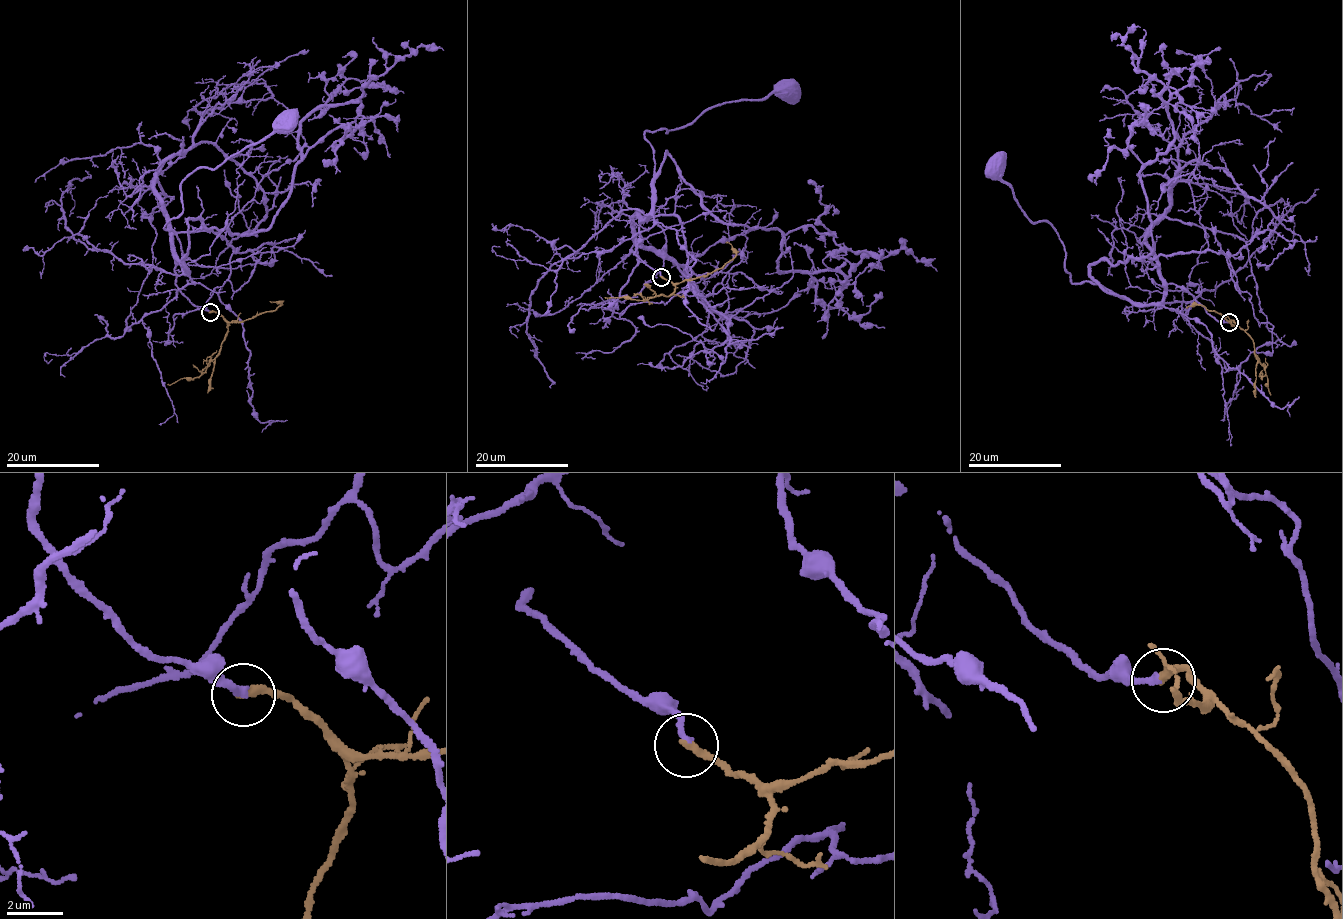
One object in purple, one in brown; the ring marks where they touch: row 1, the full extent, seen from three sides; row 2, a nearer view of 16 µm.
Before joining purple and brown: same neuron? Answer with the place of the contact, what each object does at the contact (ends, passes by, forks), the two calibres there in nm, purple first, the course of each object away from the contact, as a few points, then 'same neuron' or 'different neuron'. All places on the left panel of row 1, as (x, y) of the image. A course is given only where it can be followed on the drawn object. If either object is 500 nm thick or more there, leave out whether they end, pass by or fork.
(210, 312) | purple ends | brown ends | 240/280 nm | purple via (210, 312), (176, 284), (173, 252), (186, 270), (177, 235), (163, 227), (182, 212), (187, 177), (287, 122) | brown via (210, 312), (218, 312), (227, 323), (228, 331), (221, 349), (199, 376), (168, 384) | same neuron

